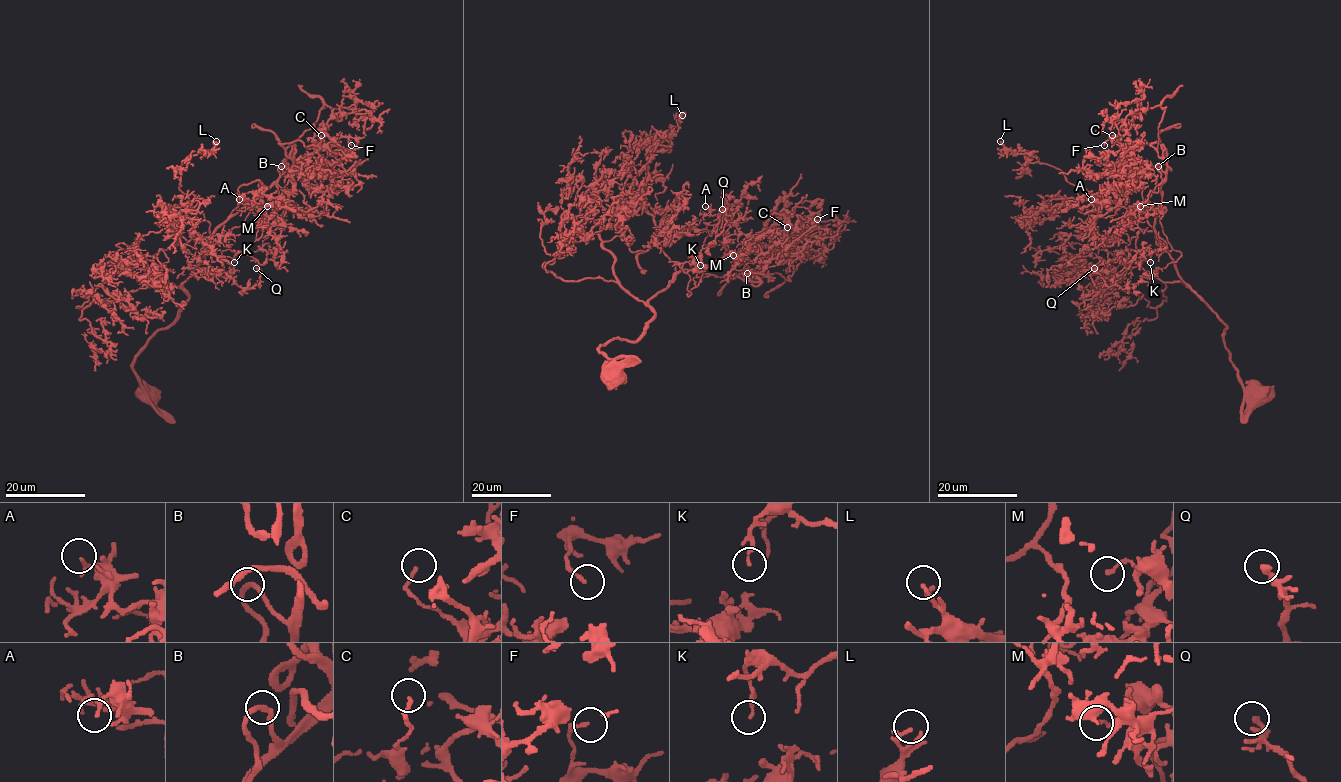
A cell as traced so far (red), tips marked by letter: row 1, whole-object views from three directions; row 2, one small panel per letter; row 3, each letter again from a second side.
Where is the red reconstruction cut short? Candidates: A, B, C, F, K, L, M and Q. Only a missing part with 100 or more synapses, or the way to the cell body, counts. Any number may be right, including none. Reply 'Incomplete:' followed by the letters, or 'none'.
Incomplete: none

